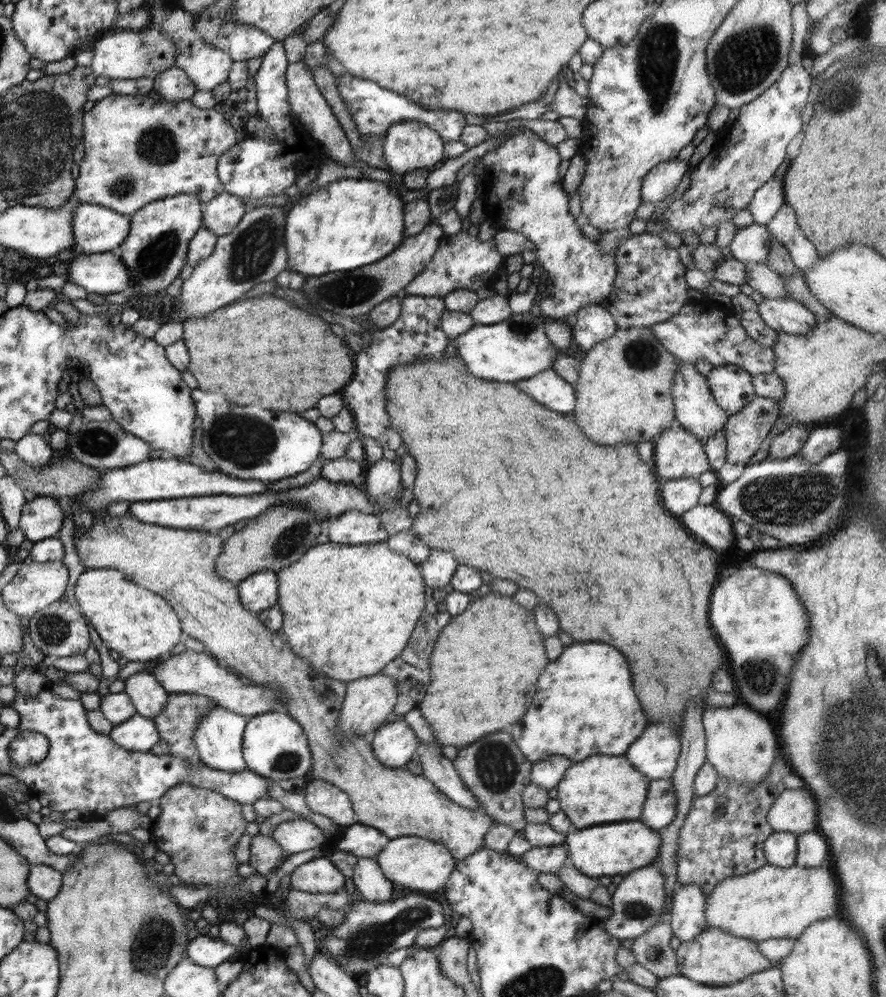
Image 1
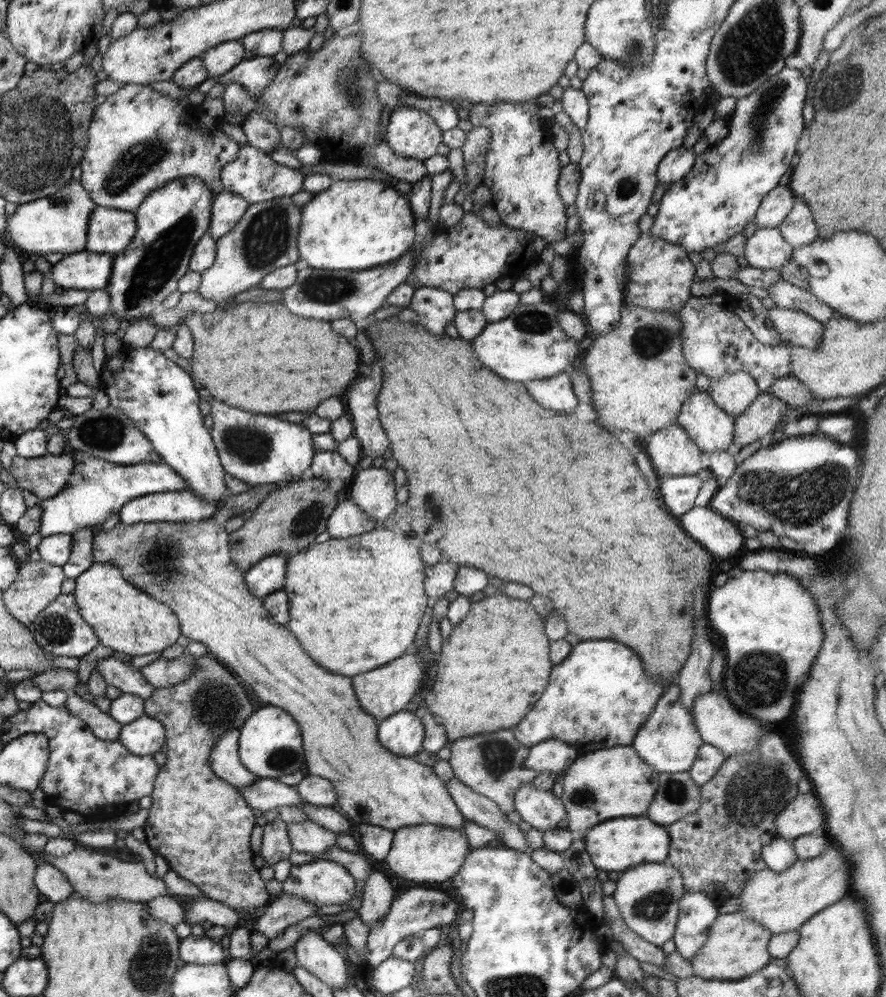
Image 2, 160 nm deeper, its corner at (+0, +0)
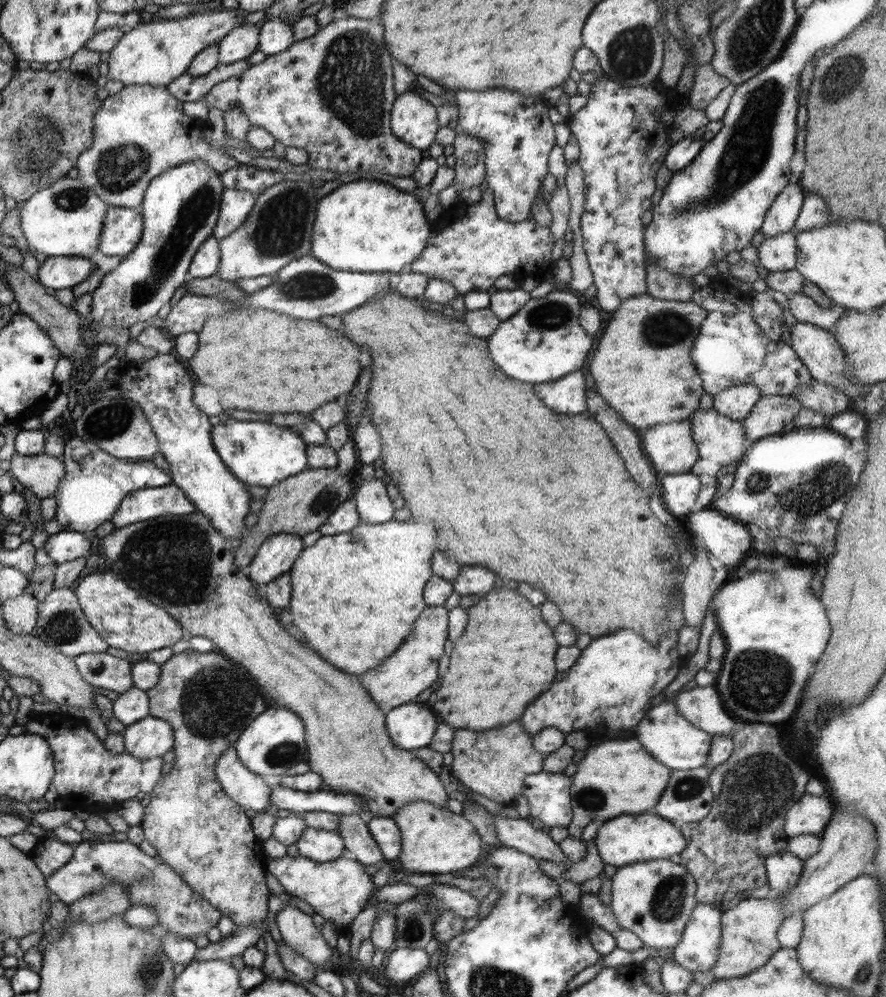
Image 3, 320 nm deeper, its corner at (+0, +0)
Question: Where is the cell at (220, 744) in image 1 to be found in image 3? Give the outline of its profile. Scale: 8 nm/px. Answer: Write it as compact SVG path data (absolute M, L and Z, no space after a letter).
M234 747L221 755L217 762L216 775L229 797L246 811L256 810L262 813L271 804L270 786L240 759Z

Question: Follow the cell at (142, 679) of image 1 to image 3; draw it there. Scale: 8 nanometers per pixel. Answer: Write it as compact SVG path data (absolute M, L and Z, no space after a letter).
M106 652L86 653L73 657L81 675L94 688L126 693L134 688L131 677L131 663Z

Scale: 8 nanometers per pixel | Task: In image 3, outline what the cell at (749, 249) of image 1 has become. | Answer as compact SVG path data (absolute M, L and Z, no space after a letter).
M785 232L778 236L766 237L757 247L757 264L763 272L784 272L795 268L798 247L796 232Z

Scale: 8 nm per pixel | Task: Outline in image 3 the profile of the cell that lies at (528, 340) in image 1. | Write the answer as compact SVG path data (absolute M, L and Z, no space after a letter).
M554 289L542 298L531 298L514 316L502 321L492 336L488 338L490 358L500 366L502 372L512 376L514 380L532 382L532 384L558 380L566 374L580 371L592 350L593 337L580 326L579 314L583 301L579 293L572 290L565 292L560 289Z

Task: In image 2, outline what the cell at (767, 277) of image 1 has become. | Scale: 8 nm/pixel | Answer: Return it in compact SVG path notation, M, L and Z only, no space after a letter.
M781 279L766 289L770 294L769 297L776 303L776 306L801 310L823 325L832 317L839 316L833 308L820 302L817 296L814 296L809 290L794 286L790 284L790 281L786 282L786 280Z

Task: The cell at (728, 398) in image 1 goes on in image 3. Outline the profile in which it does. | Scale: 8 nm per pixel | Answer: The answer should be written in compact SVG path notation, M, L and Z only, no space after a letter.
M742 383L717 392L713 397L713 408L718 414L742 422L763 396L754 384Z

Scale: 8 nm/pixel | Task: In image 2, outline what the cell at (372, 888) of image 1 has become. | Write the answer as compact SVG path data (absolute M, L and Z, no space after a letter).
M372 869L368 879L364 879L362 904L358 908L358 918L369 928L390 912L390 904L394 901L394 888L384 873Z

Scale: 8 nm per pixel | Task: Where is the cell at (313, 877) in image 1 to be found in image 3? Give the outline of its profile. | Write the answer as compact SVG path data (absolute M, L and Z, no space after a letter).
M348 854L330 862L318 862L302 855L285 855L282 858L268 856L264 865L267 872L276 876L284 886L286 895L306 901L316 914L338 925L339 932L350 930L355 918L367 907L368 899L377 890L365 865Z

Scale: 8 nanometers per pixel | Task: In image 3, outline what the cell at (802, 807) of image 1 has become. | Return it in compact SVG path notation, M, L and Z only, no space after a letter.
M806 792L786 811L785 833L789 837L820 836L835 811L827 794L816 796Z

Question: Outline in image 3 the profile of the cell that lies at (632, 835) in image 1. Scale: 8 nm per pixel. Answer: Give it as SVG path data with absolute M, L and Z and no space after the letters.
M656 813L620 815L604 821L596 833L596 846L602 860L612 866L623 867L637 862L658 859L677 859L686 848L686 837L669 820Z

